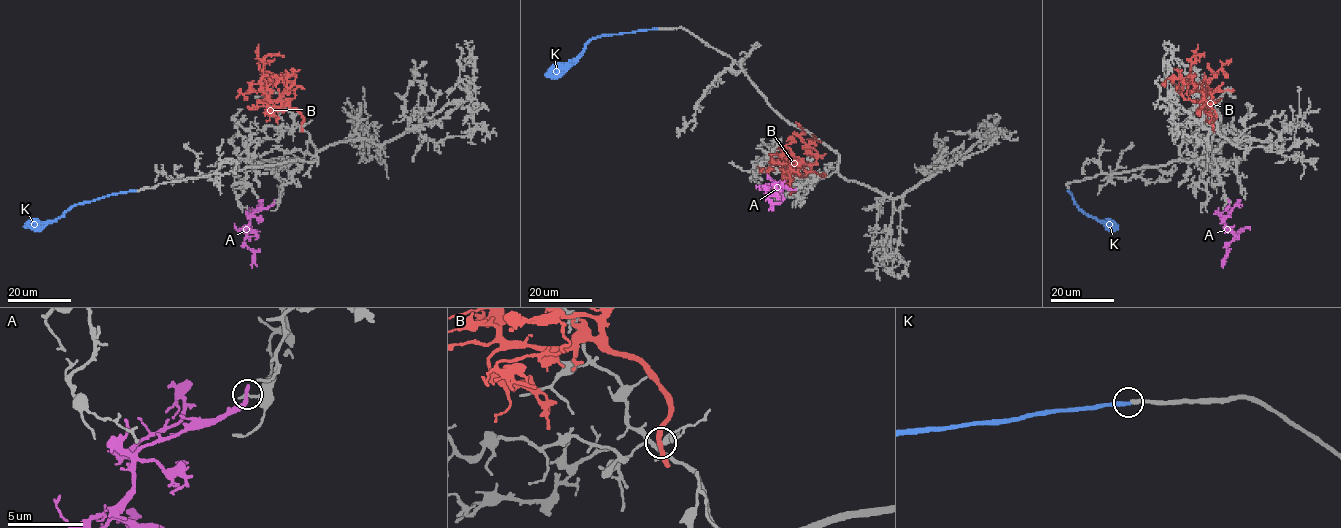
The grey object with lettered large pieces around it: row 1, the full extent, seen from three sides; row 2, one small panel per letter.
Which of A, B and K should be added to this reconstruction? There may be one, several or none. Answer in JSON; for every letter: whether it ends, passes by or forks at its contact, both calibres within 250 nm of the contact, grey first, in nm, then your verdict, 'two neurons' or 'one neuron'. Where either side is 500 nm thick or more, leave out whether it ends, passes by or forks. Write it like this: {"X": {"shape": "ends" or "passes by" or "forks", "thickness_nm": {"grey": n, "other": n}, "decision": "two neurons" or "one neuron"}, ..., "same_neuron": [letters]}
{"A": {"shape": "ends", "thickness_nm": {"grey": 240, "other": 320}, "decision": "two neurons"}, "B": {"shape": "passes by", "thickness_nm": {"grey": 300, "other": 320}, "decision": "two neurons"}, "K": {"shape": "ends", "thickness_nm": {"grey": 340, "other": 400}, "decision": "one neuron"}, "same_neuron": ["K"]}

